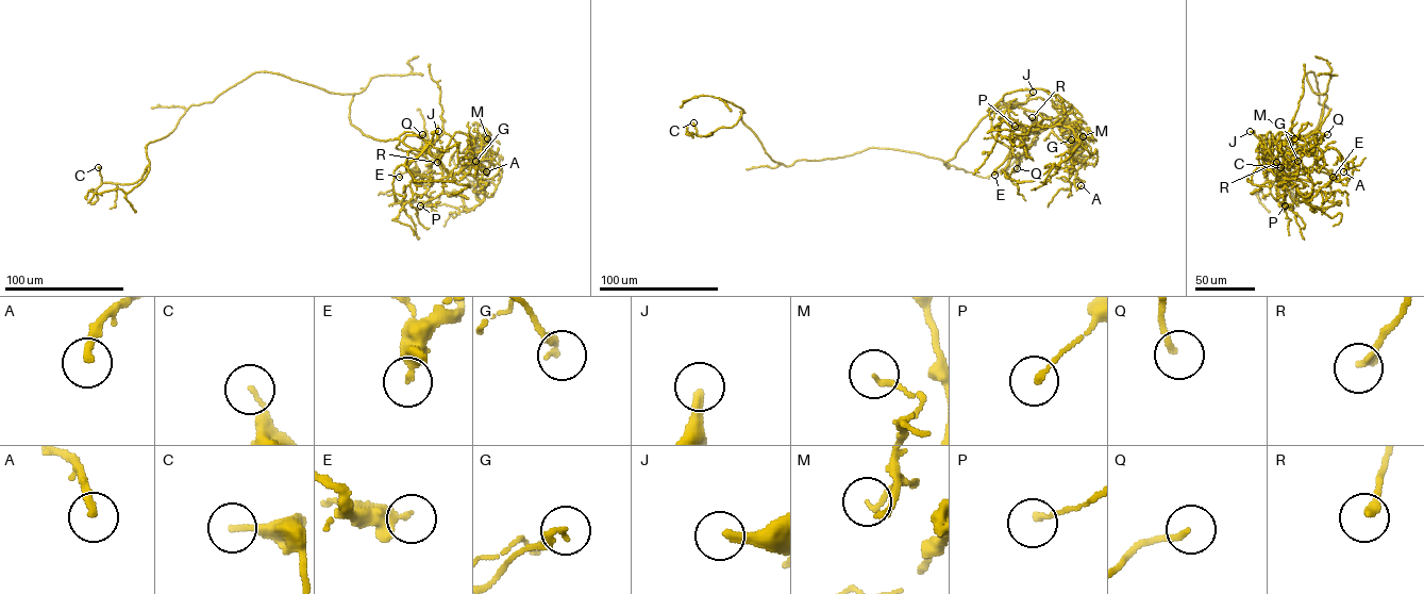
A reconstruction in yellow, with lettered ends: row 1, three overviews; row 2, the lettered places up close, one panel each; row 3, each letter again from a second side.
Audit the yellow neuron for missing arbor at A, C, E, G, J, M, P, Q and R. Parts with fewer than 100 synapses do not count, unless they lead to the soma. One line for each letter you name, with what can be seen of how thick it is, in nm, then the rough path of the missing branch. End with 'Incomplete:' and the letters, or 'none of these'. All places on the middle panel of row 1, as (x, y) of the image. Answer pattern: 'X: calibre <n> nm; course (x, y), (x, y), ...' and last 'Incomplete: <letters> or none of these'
J: calibre 280 nm; course (1033, 92), (1028, 75)
Incomplete: J

